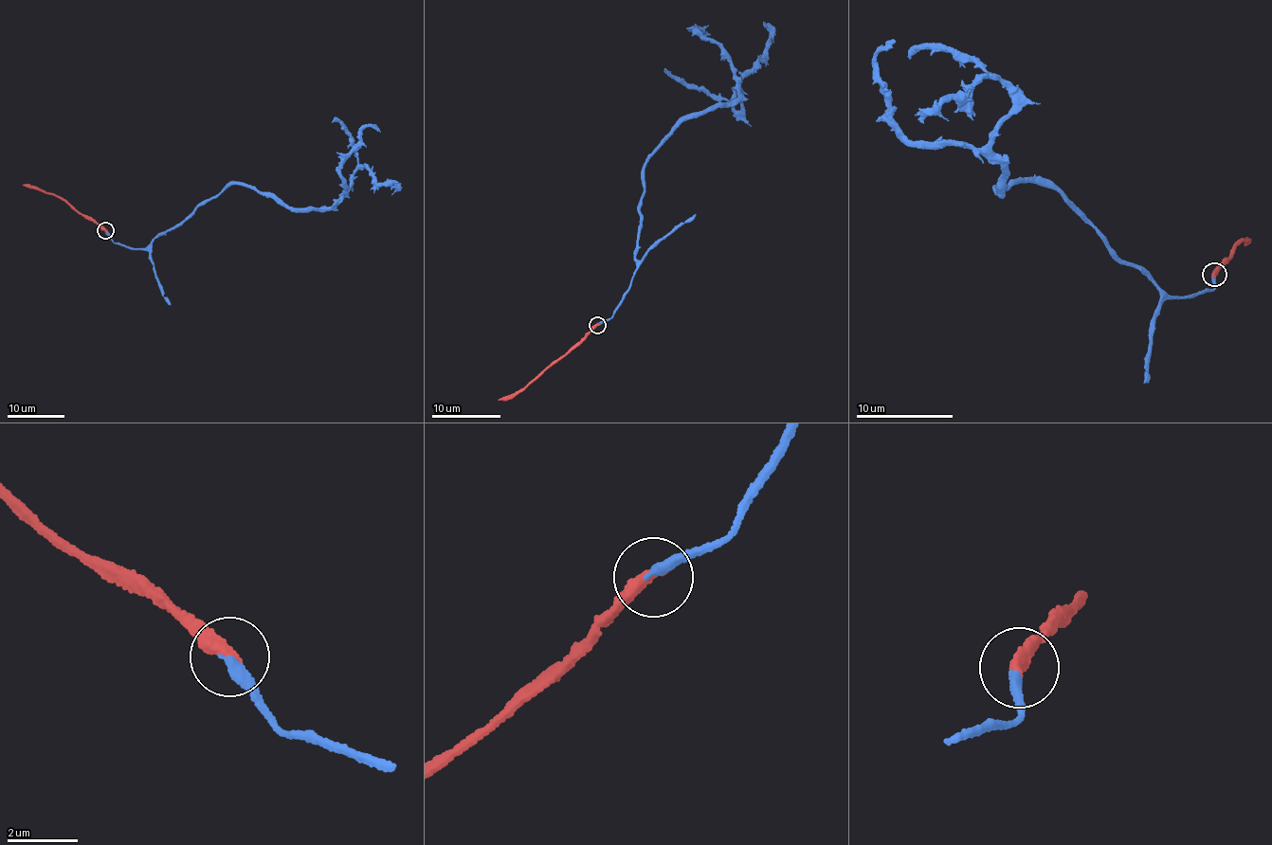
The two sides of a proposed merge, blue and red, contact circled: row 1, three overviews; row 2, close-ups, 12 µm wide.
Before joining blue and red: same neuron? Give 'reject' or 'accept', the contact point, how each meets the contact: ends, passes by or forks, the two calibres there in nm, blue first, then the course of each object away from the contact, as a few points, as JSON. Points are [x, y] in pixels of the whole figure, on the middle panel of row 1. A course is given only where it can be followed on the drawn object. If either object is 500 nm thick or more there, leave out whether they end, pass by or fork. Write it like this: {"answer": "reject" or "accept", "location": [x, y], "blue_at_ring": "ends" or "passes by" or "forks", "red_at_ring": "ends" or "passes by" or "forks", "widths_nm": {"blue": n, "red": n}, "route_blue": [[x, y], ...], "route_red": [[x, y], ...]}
{"answer": "accept", "location": [597, 325], "blue_at_ring": "ends", "red_at_ring": "ends", "widths_nm": {"blue": 340, "red": 440}, "route_blue": [[596, 325], [634, 275], [646, 157], [740, 90], [740, 110], [733, 95], [771, 37], [764, 21]], "route_red": [[596, 325], [584, 340], [521, 388], [499, 401]]}

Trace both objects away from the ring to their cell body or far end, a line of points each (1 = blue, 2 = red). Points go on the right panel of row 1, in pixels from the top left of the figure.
1: (1213, 275), (1214, 289), (1160, 292), (1059, 189), (998, 192), (991, 146), (1012, 107), (1000, 80), (915, 116)
2: (1213, 275), (1235, 247), (1245, 239), (1246, 244)

